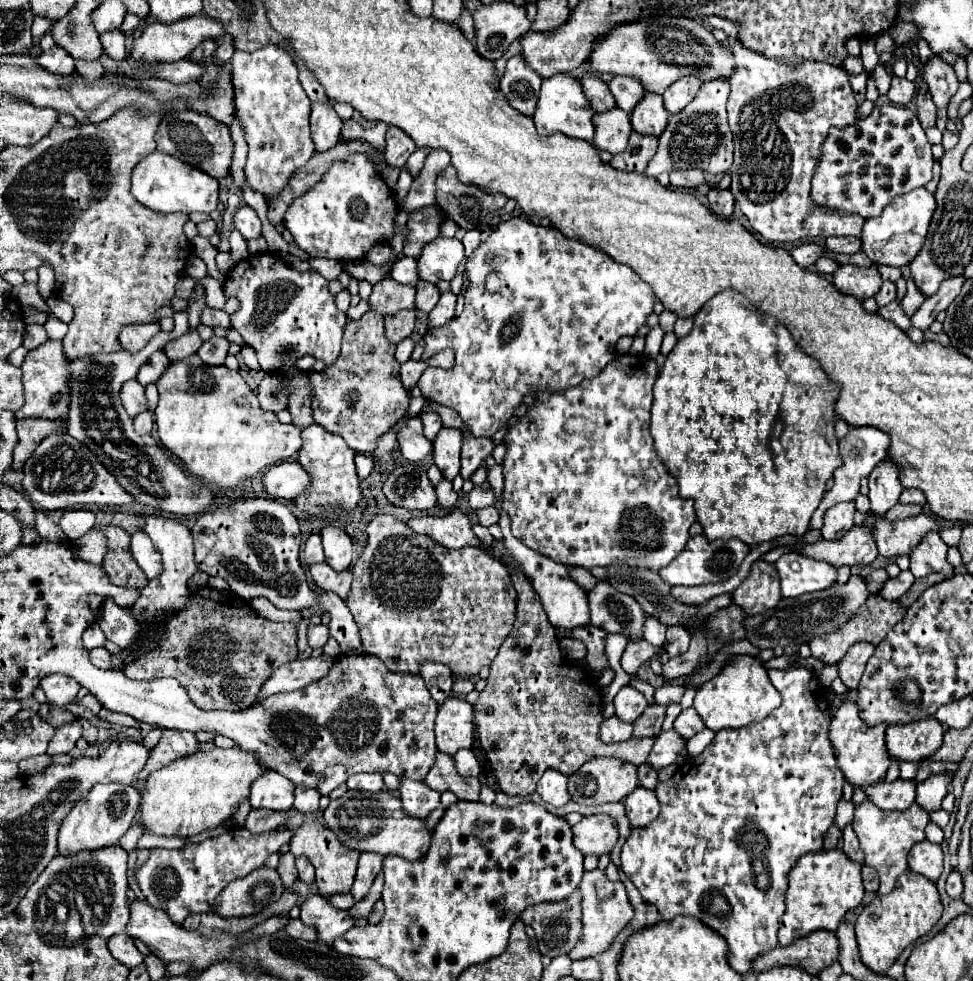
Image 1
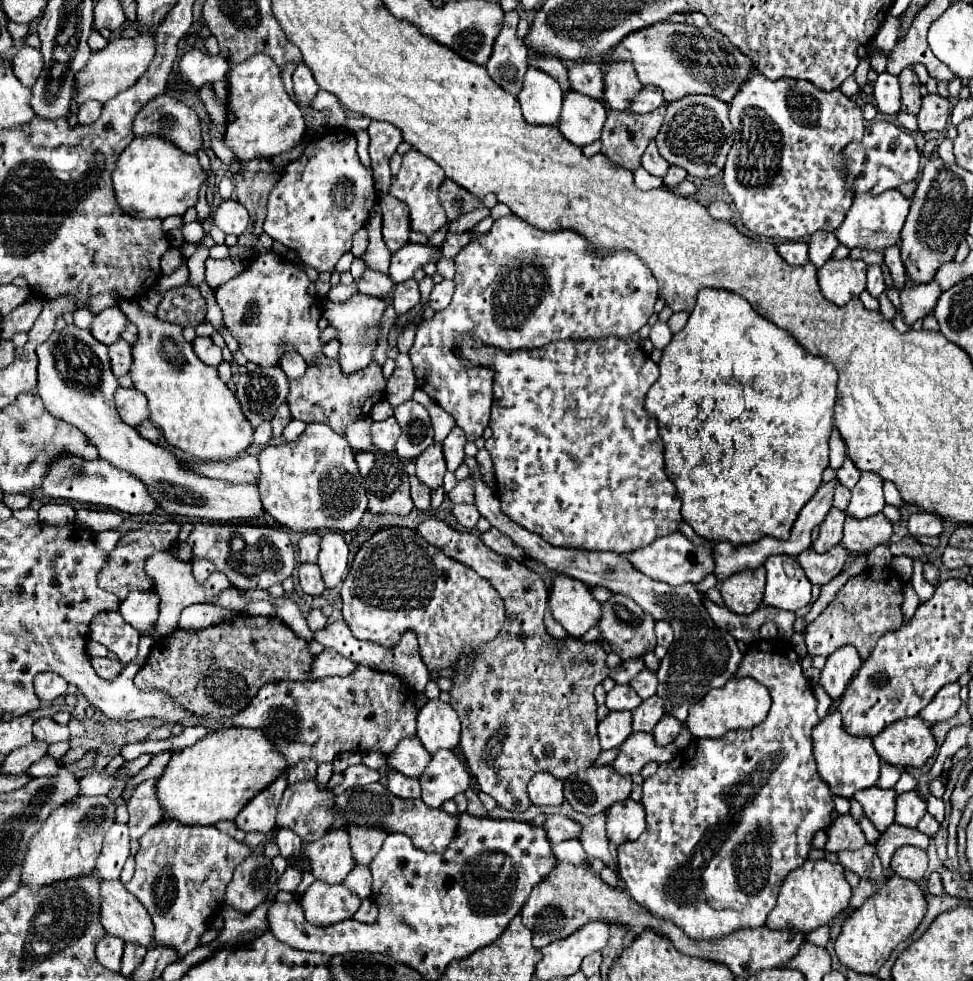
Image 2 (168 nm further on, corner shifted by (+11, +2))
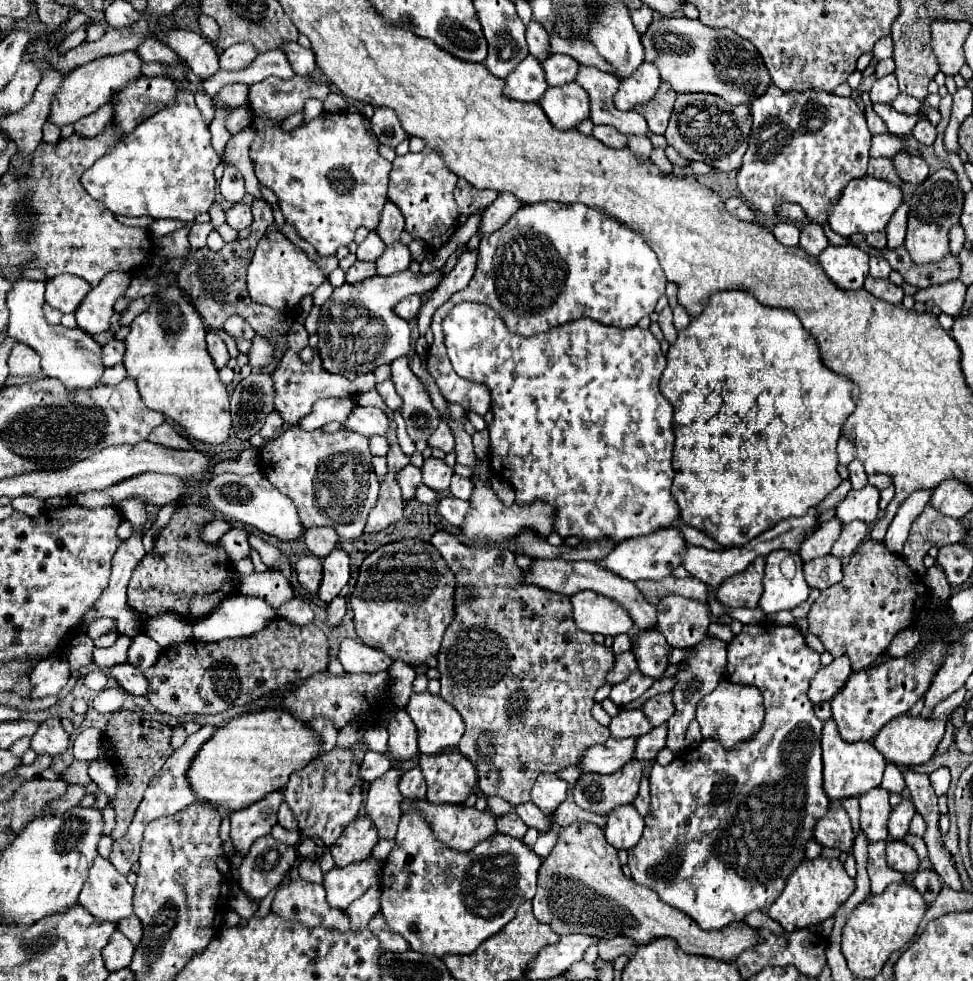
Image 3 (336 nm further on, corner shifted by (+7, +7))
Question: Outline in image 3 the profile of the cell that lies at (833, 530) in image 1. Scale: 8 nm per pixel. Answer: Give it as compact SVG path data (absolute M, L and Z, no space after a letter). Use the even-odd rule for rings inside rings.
M836 517L826 521L816 533L806 537L806 541L800 545L798 555L802 557L802 561L812 561L816 557L828 555L840 531L842 531L842 523Z

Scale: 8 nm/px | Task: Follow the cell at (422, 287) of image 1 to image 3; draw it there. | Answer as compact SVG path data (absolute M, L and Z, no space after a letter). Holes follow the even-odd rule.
M410 295L410 297L402 299L402 301L396 305L396 315L402 317L404 321L412 321L412 319L418 315L420 305L422 305L420 295Z

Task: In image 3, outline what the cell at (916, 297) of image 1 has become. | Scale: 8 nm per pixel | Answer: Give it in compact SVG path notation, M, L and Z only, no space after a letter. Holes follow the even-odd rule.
M902 203L900 209L892 215L890 225L886 225L888 247L892 247L892 249L904 243L904 237L906 237L906 215L908 215L908 205Z

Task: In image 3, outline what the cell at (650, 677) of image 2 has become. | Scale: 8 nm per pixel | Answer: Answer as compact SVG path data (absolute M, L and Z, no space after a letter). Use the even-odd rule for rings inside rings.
M626 651L626 653L620 653L620 655L616 655L616 665L608 671L608 677L606 677L606 683L610 683L610 685L614 685L614 683L620 683L620 681L624 681L630 673L634 673L638 669L638 665L636 665L636 659L634 659L634 655L630 653L630 651Z

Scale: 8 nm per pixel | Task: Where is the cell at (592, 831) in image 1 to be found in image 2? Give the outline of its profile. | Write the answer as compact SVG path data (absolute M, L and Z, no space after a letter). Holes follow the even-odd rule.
M558 814L548 816L544 830L546 830L550 842L554 842L554 844L570 840L570 838L580 838L580 834L582 834L582 826L576 820L570 820L570 818L558 816Z

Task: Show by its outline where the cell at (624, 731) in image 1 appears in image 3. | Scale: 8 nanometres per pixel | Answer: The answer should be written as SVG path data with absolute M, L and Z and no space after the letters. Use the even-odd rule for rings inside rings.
M640 709L620 711L616 717L612 717L612 723L610 723L610 733L614 739L640 737L652 729L654 725L648 721L648 717Z

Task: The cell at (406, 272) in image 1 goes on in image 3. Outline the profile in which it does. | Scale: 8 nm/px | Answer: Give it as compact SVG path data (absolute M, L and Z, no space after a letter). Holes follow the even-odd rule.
M370 231L368 233L368 237L358 245L358 249L356 249L356 257L360 259L360 261L376 261L378 257L380 257L380 253L384 251L384 243L382 243L382 239L374 233L374 231Z

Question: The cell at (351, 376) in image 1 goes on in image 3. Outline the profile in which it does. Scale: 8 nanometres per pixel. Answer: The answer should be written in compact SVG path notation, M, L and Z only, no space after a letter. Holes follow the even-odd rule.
M316 353L314 361L310 365L302 363L302 371L294 373L294 365L292 365L292 371L290 371L290 367L286 367L286 355L282 355L278 369L272 373L272 381L274 381L274 387L276 387L274 411L280 413L286 423L296 425L302 417L306 417L312 411L312 405L318 399L326 399L326 397L350 397L350 393L364 393L364 391L372 389L374 387L374 373L358 375L354 381L348 381L342 375L332 375L332 373L324 371L322 365L320 365L318 353Z

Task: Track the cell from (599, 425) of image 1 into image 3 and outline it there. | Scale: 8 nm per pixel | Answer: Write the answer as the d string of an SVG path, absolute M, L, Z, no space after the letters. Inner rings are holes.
M460 303L456 305L442 321L444 327L444 343L448 349L448 357L452 361L454 371L476 383L484 383L492 393L492 415L494 421L488 427L490 433L490 469L496 477L508 481L516 491L516 503L526 505L534 499L544 499L550 505L556 507L556 533L562 537L578 535L584 541L594 541L600 537L612 537L616 541L624 541L638 535L648 535L660 527L670 527L678 521L678 507L676 501L672 501L672 447L674 447L674 433L672 433L672 405L662 397L658 389L658 381L662 377L662 371L666 369L666 357L660 351L660 343L654 339L650 331L644 331L640 327L632 329L616 329L612 325L602 325L592 319L576 319L572 323L564 323L544 335L524 337L514 335L506 329L500 315L490 309L488 305L480 303Z

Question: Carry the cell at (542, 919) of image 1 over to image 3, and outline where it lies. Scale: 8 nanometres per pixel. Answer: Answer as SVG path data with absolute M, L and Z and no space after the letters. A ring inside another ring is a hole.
M574 821L558 829L558 841L540 865L538 889L532 905L536 919L548 923L560 935L584 933L598 939L626 935L638 943L668 937L678 941L686 953L708 955L722 961L734 961L740 951L758 941L756 931L738 921L718 931L704 931L696 921L668 903L662 903L652 889L624 877L618 863L618 851L606 841L602 827L586 821Z

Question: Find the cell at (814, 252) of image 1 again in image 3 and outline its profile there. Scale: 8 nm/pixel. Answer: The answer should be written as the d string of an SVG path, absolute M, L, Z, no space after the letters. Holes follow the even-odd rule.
M778 221L774 225L774 235L782 245L798 245L798 237L800 237L800 227L794 225L792 221Z

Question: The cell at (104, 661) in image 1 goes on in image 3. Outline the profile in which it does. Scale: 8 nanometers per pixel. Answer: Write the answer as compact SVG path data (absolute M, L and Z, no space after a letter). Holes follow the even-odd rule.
M130 663L124 665L116 665L110 669L112 677L120 683L120 687L124 691L128 691L130 695L146 695L148 693L148 679L144 677L144 671L136 669Z

